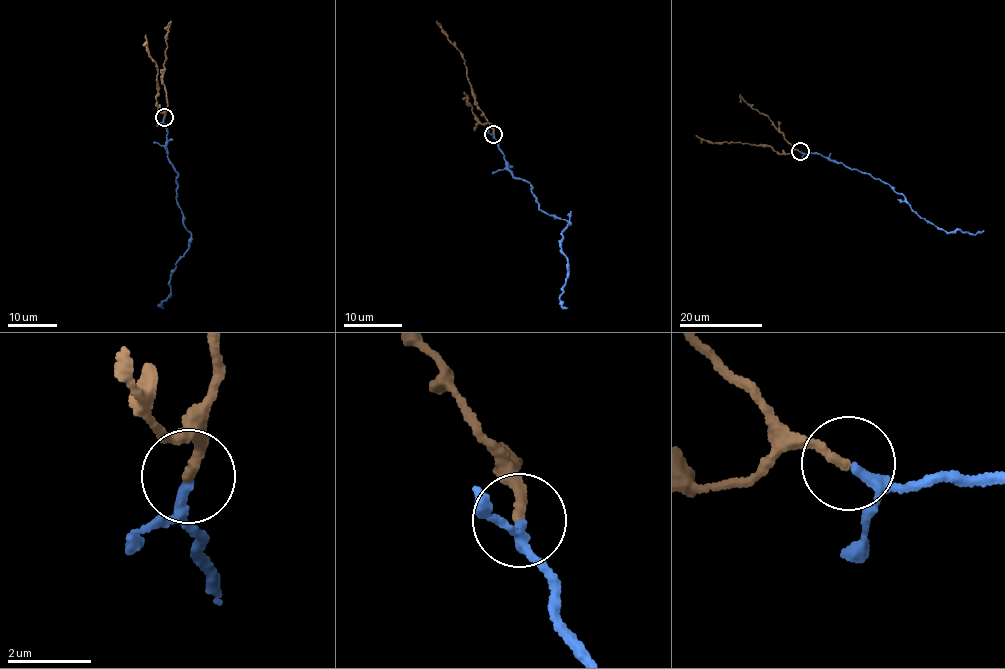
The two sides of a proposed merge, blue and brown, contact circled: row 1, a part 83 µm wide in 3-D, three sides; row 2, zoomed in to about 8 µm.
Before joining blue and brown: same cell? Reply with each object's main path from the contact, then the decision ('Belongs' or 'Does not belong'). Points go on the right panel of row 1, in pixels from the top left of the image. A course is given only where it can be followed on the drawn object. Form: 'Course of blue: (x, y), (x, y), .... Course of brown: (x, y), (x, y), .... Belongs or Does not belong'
Course of blue: (801, 152), (819, 154), (878, 179), (903, 195), (913, 211), (948, 233), (961, 230), (976, 234), (983, 230). Course of brown: (800, 151), (794, 149), (781, 154), (767, 146), (716, 143), (696, 136). Belongs

